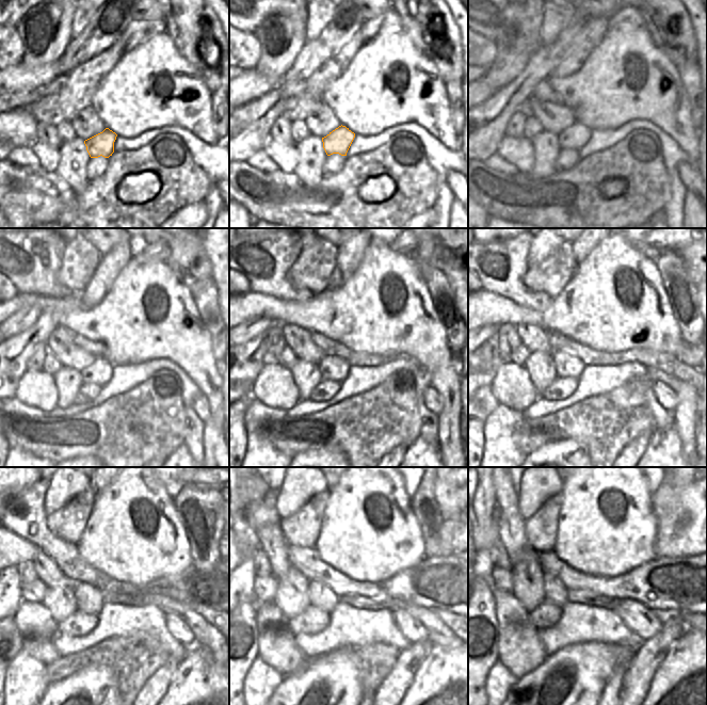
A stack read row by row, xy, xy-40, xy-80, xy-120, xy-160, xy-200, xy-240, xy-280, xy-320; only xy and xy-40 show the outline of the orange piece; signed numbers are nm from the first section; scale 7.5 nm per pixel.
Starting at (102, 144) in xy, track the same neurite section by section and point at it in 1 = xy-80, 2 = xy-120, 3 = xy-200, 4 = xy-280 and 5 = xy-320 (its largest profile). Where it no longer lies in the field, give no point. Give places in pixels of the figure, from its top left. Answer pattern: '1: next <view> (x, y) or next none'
1: next xy-80 (574, 138)
2: next xy-120 (99, 372)
3: next xy-200 (566, 365)
4: next xy-280 (321, 596)
5: next xy-320 (555, 590)

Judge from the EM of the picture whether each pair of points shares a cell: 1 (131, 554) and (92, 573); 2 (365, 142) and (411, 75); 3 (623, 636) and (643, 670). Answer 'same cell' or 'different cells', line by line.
1: different cells
2: different cells
3: different cells

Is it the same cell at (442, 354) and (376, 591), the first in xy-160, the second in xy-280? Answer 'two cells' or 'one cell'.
two cells

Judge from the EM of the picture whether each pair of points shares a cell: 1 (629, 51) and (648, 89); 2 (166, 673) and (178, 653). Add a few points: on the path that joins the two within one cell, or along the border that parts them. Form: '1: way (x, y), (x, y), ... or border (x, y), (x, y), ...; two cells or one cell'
1: way (637, 62), (641, 66), (647, 67), (648, 78); one cell
2: border (172, 658), (176, 658), (179, 661); two cells

